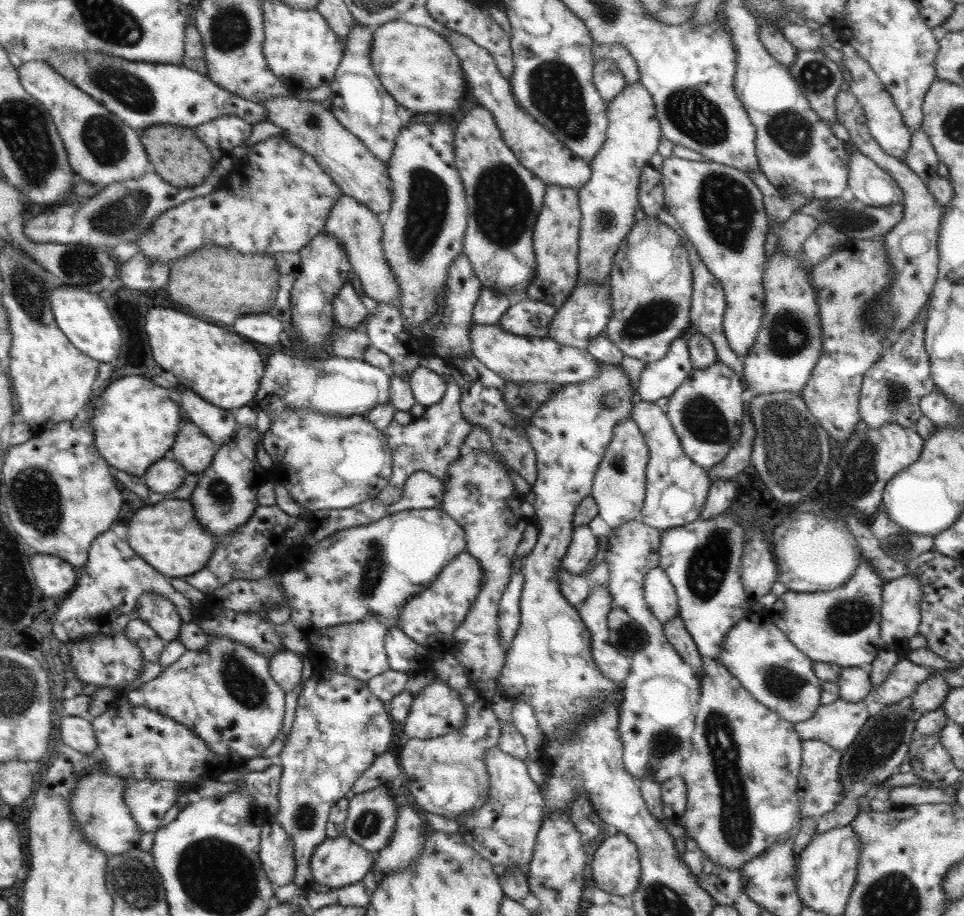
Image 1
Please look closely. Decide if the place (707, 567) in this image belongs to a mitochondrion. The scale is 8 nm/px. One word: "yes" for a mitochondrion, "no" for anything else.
yes

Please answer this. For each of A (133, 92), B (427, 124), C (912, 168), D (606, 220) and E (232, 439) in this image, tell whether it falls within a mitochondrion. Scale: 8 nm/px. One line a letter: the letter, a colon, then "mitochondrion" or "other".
A: mitochondrion
B: other
C: other
D: mitochondrion
E: other

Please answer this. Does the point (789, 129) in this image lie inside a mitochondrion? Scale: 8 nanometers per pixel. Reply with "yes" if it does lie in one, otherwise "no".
yes

